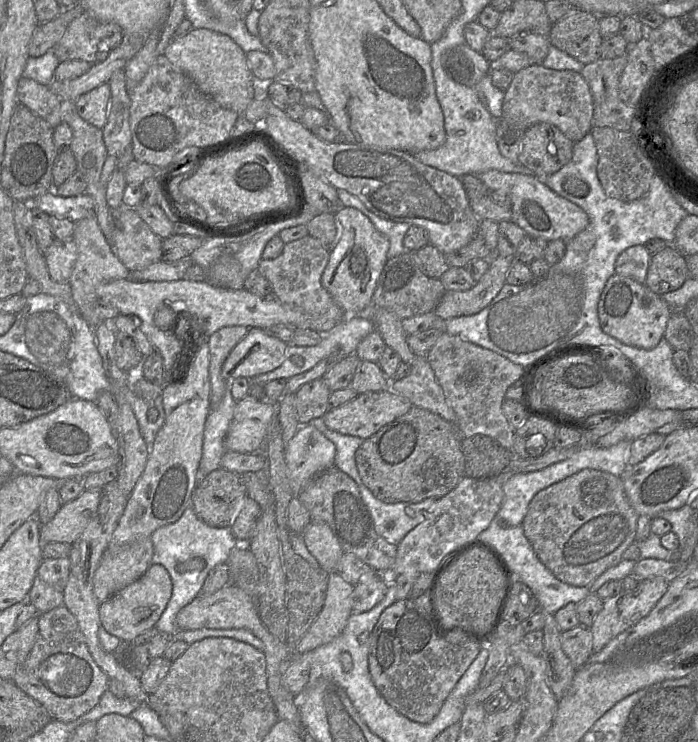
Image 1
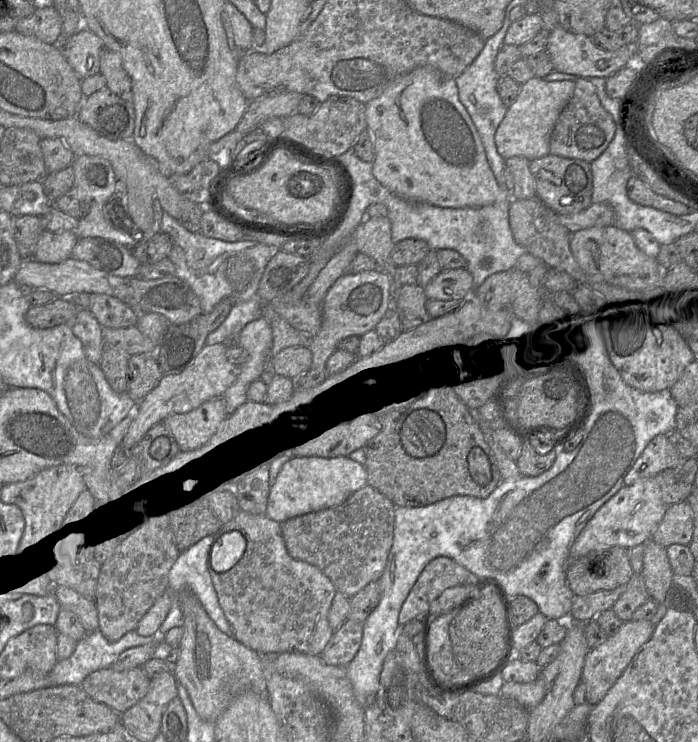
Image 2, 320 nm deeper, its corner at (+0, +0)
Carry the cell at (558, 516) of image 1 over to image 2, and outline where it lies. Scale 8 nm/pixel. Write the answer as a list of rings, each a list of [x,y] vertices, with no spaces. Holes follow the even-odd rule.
[[[619,546],[568,560],[565,572],[575,596],[615,589],[626,584],[632,574],[628,549]]]

